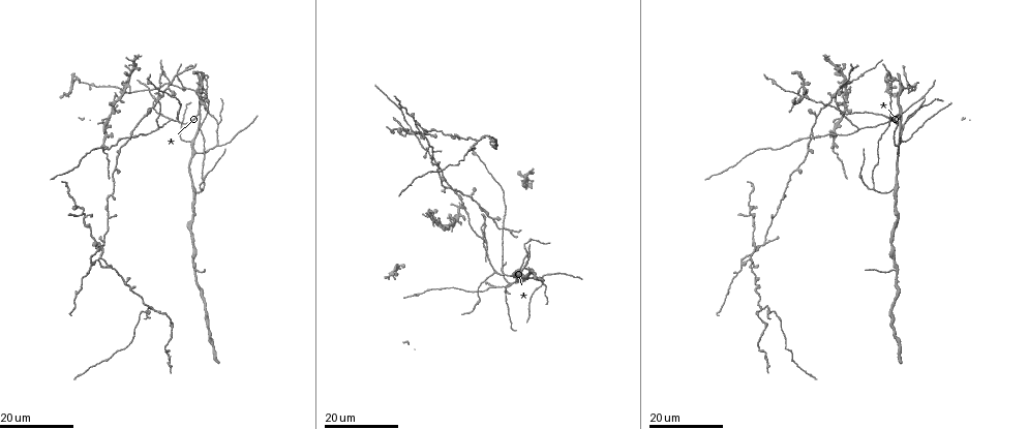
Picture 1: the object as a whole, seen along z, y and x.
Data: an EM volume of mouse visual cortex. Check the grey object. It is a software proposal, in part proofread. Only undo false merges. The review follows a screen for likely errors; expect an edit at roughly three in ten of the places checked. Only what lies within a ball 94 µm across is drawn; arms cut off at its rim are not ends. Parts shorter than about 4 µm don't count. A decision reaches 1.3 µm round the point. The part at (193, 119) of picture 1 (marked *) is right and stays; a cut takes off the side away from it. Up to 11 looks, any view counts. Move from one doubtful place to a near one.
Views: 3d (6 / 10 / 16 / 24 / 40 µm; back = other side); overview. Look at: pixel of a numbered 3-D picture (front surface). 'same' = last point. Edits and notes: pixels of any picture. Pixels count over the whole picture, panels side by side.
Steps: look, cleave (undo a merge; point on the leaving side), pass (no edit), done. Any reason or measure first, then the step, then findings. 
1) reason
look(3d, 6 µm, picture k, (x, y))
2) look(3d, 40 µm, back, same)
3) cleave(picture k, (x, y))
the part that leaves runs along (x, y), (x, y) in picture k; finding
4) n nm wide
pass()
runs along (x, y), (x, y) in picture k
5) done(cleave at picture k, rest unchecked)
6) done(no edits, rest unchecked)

look(3d, 16 µm, picture 1, (875, 186))

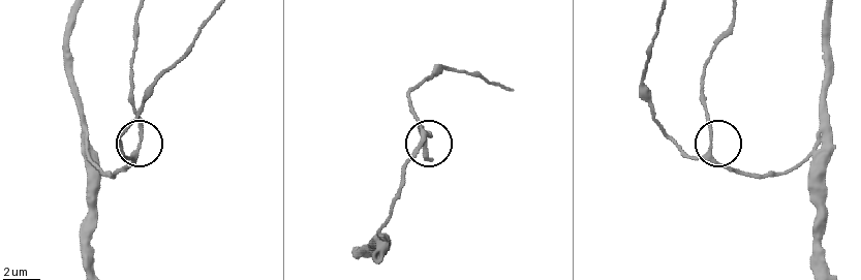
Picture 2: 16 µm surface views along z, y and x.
look(3d, 10 µm, picture 2, (711, 153))

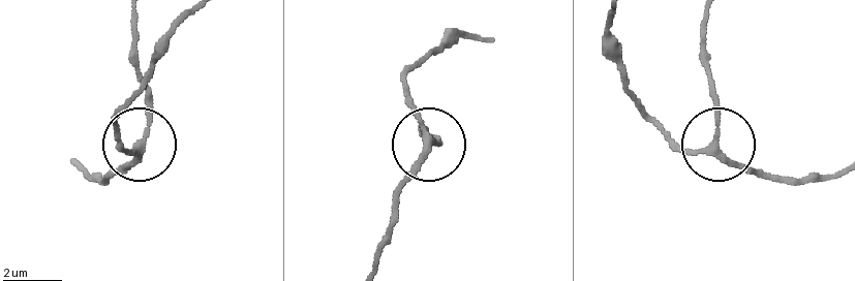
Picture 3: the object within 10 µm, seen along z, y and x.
side arm 16 µm
pass()
runs along (845, 167), (756, 175), (719, 148), (682, 148), (654, 125) in picture 3; all the same cell

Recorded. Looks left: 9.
look(3d, 24 µm, picture 1, (894, 192))

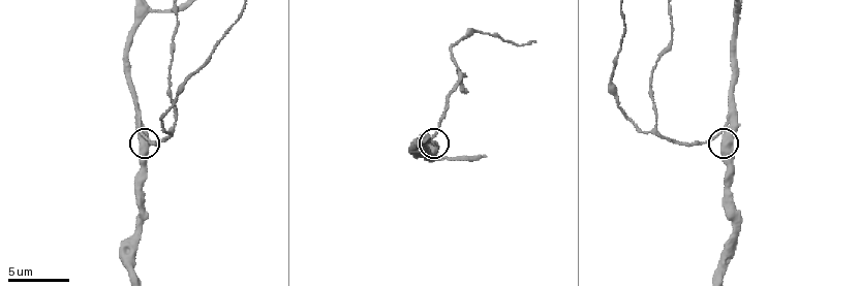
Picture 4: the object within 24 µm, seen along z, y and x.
look(3d, 6 µm, picture 4, (141, 135))

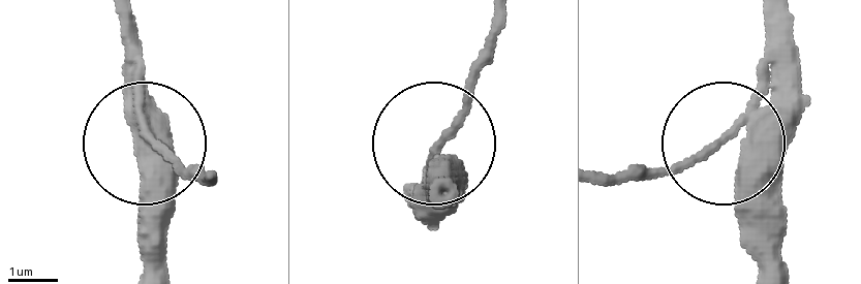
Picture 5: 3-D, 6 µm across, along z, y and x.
pass()
runs along (775, 21), (763, 94), (738, 131), (665, 168), (603, 172) in picture 5; all the same cell

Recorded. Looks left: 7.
three-way junction
look(3d, 16 µm, picture 1, (802, 97))

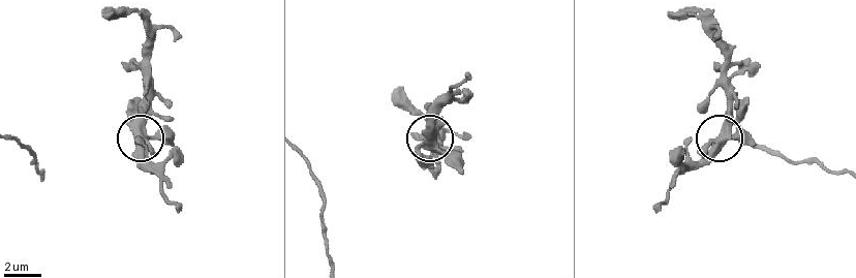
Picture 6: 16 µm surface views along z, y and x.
closer look
look(3d, 10 µm, picture 6, (433, 141))

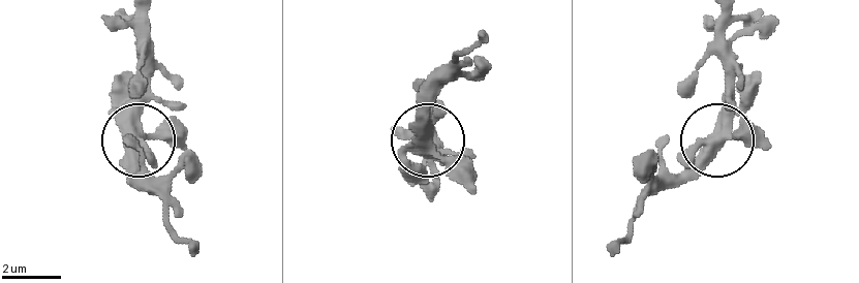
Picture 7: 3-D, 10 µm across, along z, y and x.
look(3d, 10 µm, back, picture 7, (425, 145))

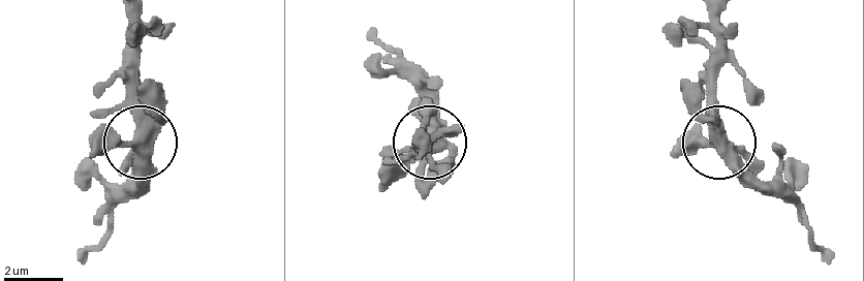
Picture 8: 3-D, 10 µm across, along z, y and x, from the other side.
side arm 6 µm; 3 arms
pass()
all the same cell

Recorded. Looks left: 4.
look(3d, 16 µm, picture 1, (516, 281))

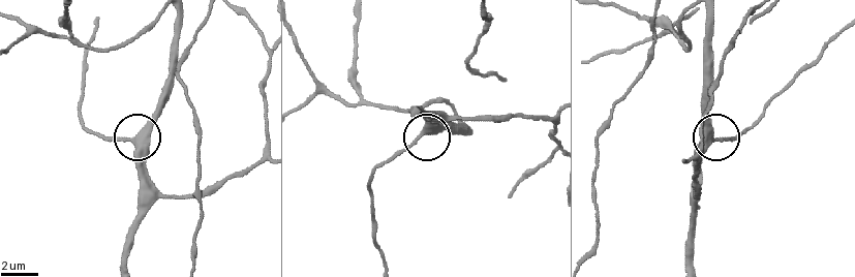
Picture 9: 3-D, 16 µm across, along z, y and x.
closer look
look(3d, 6 µm, picture 9, (713, 141))

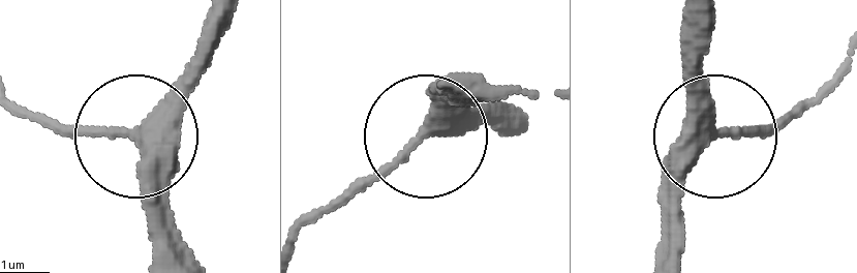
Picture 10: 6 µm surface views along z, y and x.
pass()
runs along (227, 19), (194, 80), (145, 129), (51, 121) in picture 10; continuous, no second cell

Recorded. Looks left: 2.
done(no edits, rest unchecked)

